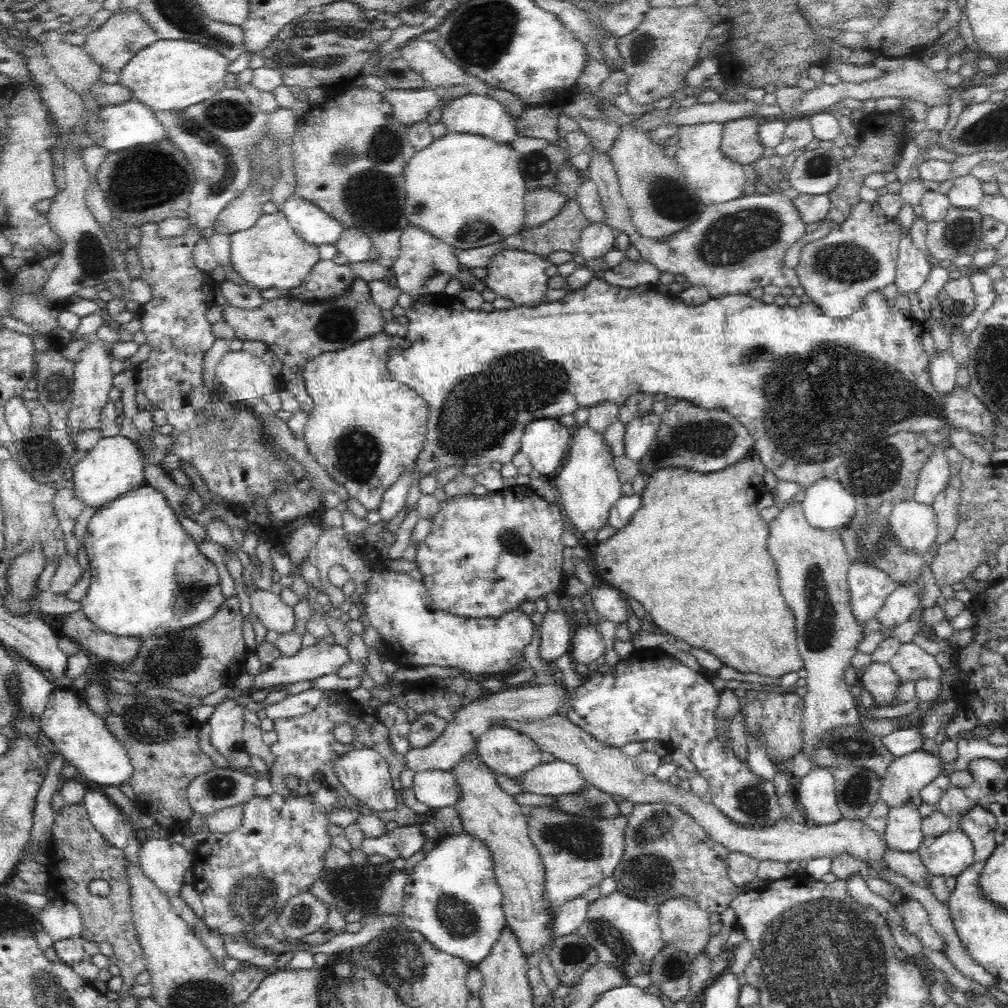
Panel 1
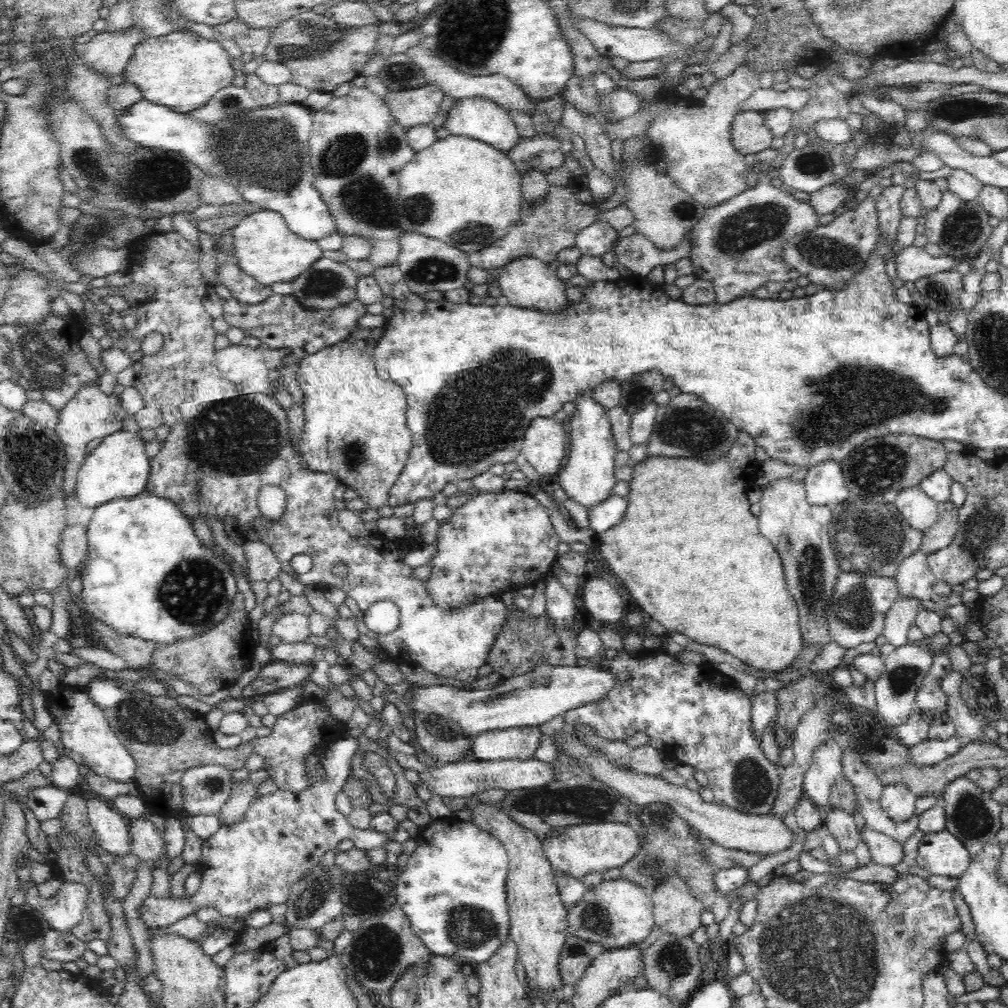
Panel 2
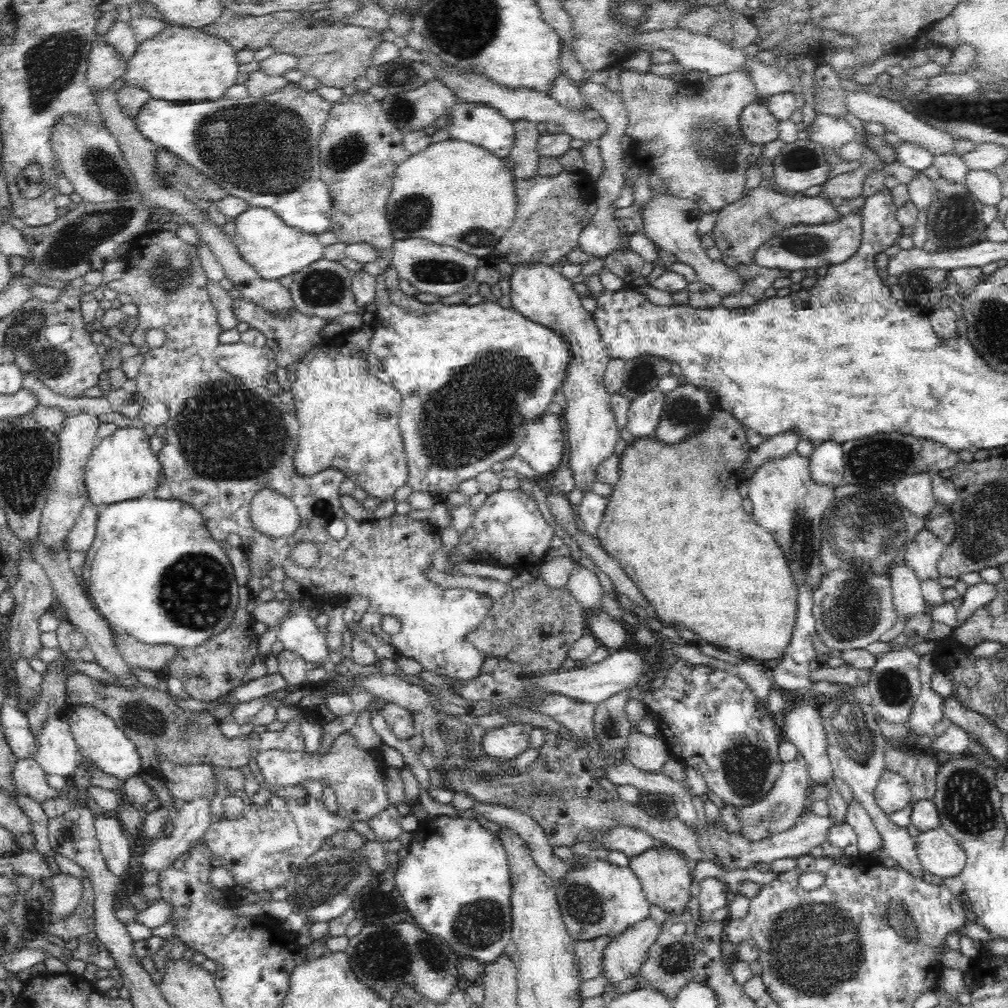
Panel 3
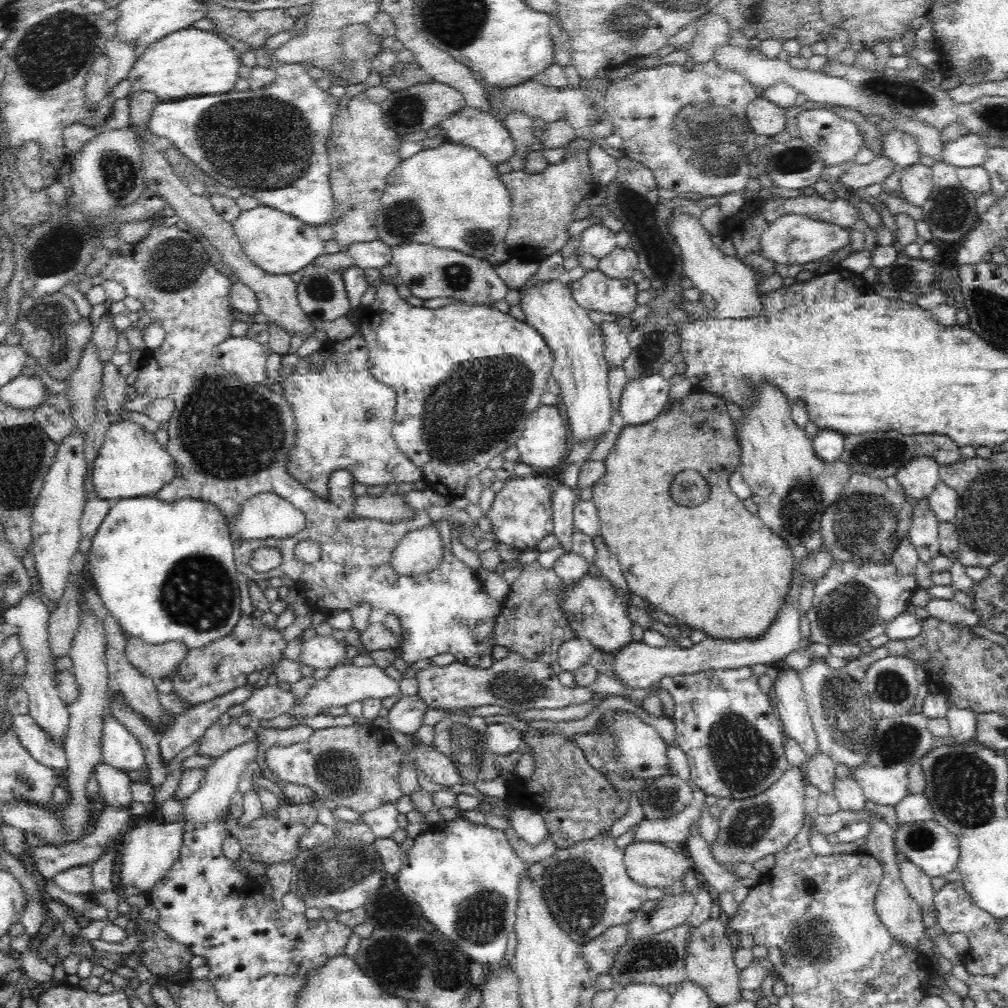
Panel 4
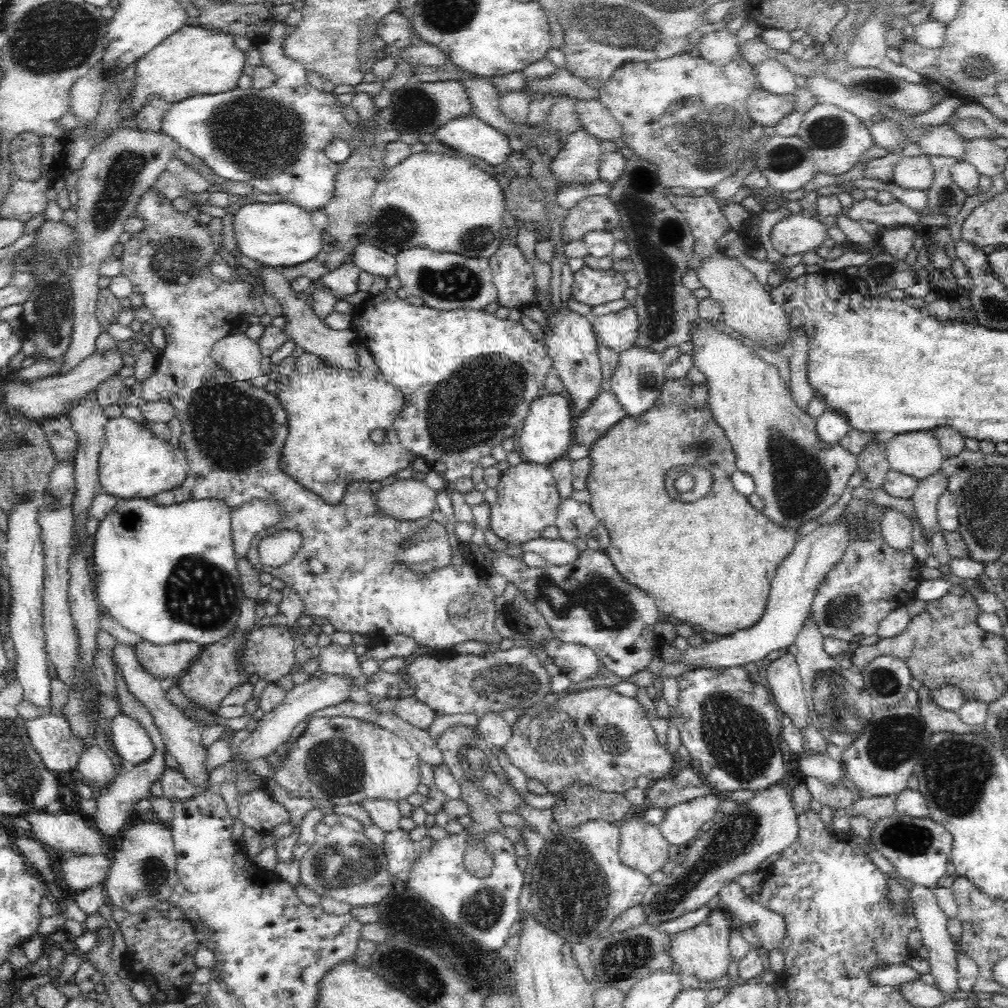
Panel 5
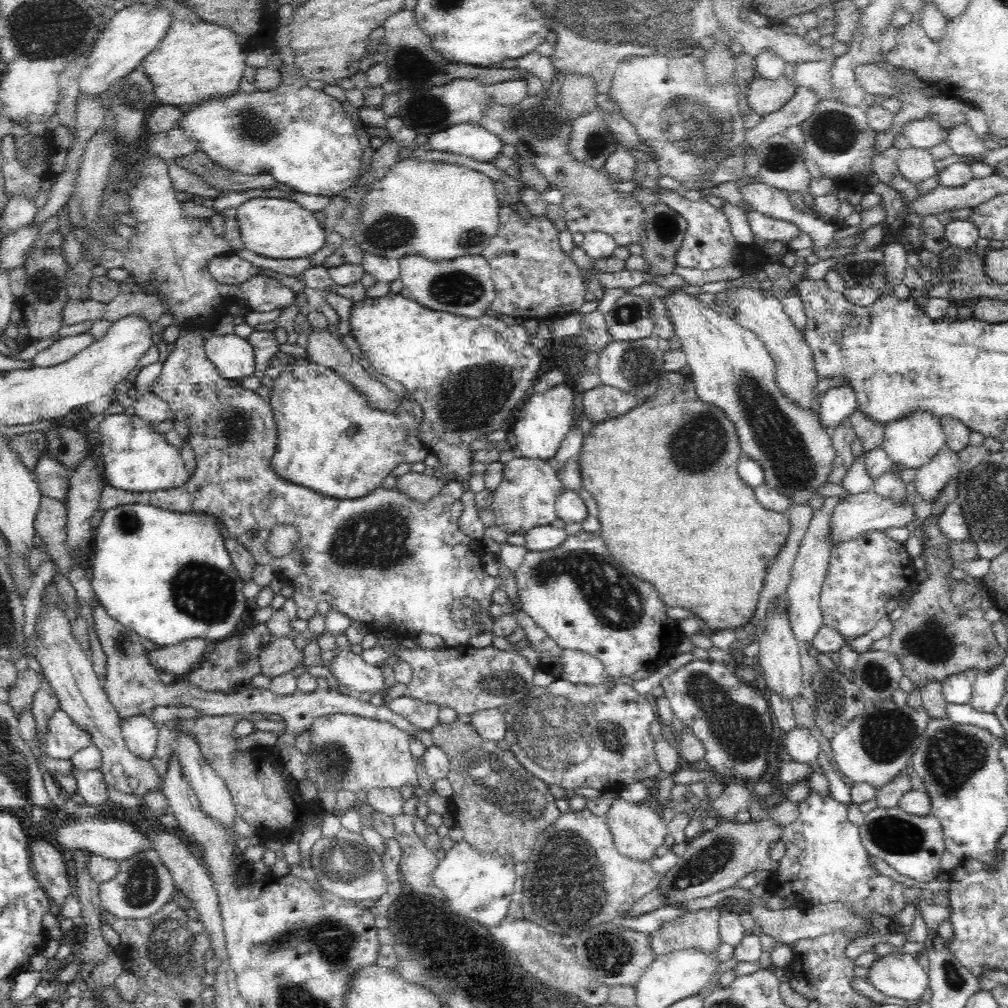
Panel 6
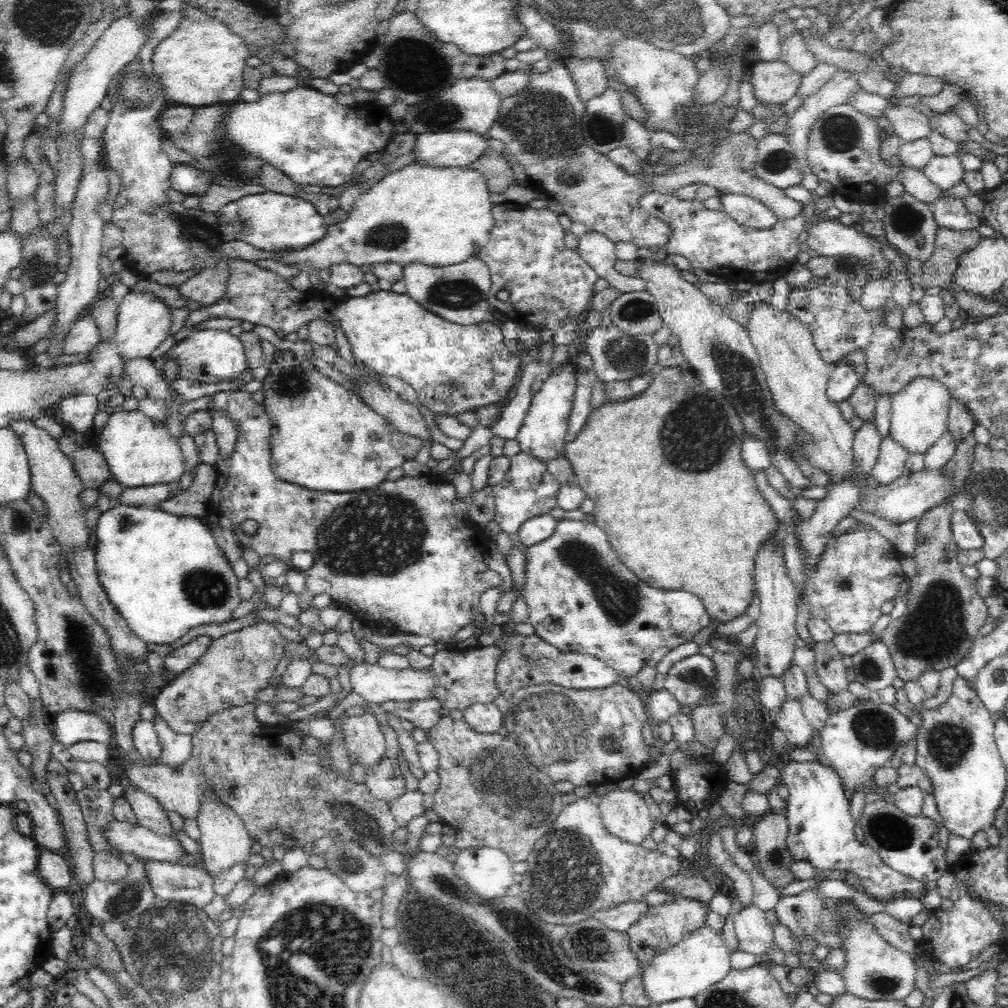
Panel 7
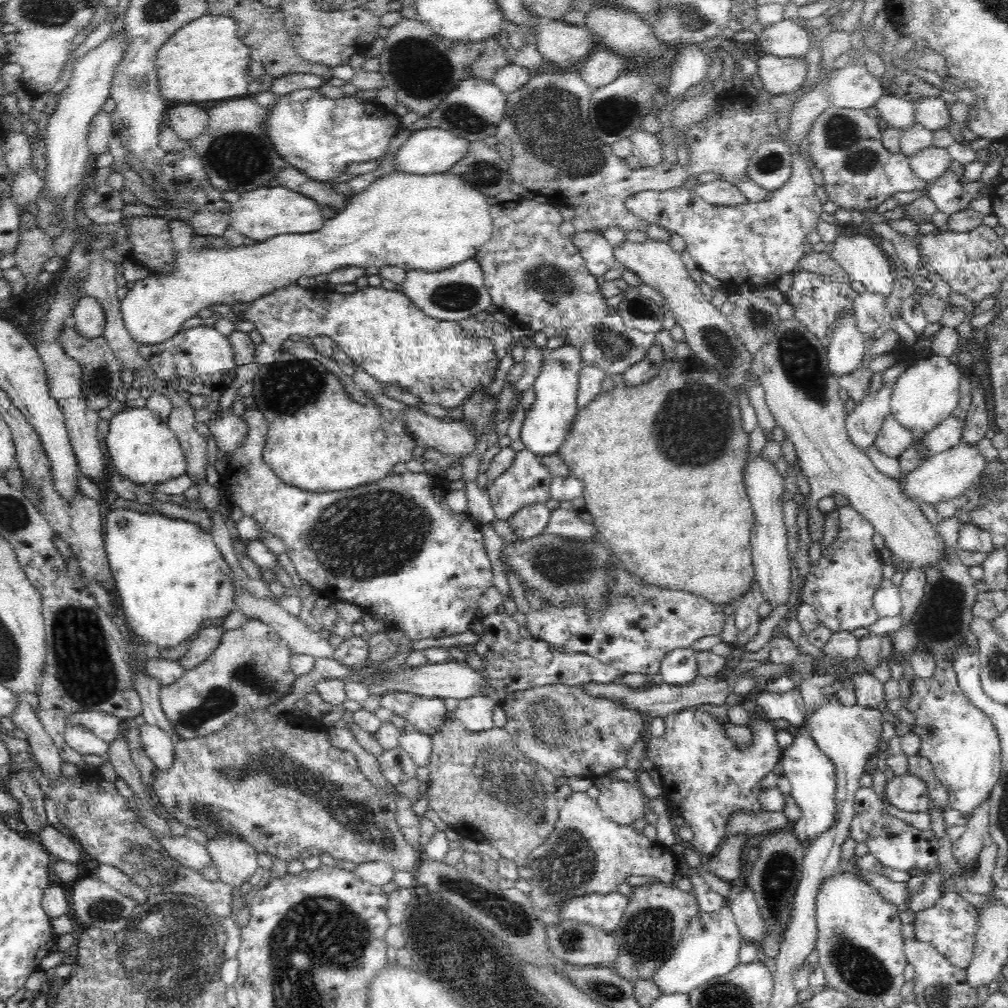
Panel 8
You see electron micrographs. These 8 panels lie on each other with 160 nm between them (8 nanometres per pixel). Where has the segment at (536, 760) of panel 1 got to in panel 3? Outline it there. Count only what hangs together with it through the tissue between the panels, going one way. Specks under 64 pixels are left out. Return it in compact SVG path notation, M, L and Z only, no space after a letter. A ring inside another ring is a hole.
M506 723L482 736L484 754L492 758L511 759L530 746L530 731L534 727L523 723Z

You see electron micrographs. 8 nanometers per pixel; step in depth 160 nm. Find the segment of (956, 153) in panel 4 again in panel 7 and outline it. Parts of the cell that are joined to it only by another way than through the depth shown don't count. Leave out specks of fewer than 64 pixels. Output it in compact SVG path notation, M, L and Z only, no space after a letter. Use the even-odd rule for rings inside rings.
M889 105L885 117L894 127L894 133L905 142L926 138L932 132L927 116L912 106Z

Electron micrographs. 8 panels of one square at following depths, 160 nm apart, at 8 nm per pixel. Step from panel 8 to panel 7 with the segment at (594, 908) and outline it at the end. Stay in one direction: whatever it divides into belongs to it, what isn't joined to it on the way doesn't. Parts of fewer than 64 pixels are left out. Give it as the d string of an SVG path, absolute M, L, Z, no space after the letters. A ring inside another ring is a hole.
M642 901L639 903L620 903L607 911L596 911L594 916L610 930L627 931L637 920L651 910L651 906Z

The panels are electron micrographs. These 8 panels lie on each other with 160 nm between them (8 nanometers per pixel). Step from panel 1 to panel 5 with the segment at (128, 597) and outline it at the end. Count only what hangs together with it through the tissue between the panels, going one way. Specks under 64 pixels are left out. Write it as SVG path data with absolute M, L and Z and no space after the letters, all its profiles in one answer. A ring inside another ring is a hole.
M118 499L116 506L100 521L97 531L95 532L94 542L94 580L96 580L96 588L98 595L96 600L111 617L114 617L129 631L140 635L144 641L156 645L166 645L187 641L188 643L196 643L202 648L210 646L226 638L232 631L236 629L237 621L240 615L240 606L242 600L246 598L243 594L242 586L238 574L238 560L235 548L233 547L233 534L231 525L232 509L224 501L216 499L206 500L184 500L180 504L158 505L149 499ZM174 602L178 602L180 608L188 608L188 612L180 612L180 614L194 614L190 618L174 618L172 610L168 610L168 604L172 606Z

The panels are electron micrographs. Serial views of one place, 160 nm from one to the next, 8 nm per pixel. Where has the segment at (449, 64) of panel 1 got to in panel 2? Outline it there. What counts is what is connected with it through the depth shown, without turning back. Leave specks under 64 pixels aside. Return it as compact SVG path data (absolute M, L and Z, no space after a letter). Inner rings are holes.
M419 44L409 48L406 53L410 57L410 60L422 69L429 85L440 88L446 95L454 96L456 100L486 98L496 102L496 104L508 112L520 111L530 116L539 106L539 102L526 96L518 84L511 82L508 80L508 77L504 77L503 75L494 74L484 77L462 73L453 66L446 64L440 57L434 56L427 48Z

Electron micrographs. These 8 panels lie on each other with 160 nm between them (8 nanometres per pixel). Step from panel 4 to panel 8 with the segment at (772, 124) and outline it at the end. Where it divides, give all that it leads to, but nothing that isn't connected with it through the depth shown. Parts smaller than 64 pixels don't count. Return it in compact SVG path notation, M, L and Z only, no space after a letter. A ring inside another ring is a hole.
M766 53L757 61L757 73L770 95L795 92L804 85L808 66L804 58L780 58Z

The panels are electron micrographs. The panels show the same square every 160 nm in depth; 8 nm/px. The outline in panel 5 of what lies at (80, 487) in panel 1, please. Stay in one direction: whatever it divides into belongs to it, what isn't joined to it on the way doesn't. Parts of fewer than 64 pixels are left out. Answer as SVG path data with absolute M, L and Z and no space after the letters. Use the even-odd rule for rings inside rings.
M123 415L107 420L104 444L99 454L101 492L120 499L149 499L159 492L181 485L187 472L188 459L184 451L156 438L148 426Z

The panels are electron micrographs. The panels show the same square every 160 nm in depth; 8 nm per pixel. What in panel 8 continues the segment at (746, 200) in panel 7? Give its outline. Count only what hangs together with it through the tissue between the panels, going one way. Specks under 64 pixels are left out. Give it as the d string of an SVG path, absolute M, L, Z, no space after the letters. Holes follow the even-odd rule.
M724 179L696 183L693 191L710 204L720 205L721 207L740 207L748 202L739 188Z

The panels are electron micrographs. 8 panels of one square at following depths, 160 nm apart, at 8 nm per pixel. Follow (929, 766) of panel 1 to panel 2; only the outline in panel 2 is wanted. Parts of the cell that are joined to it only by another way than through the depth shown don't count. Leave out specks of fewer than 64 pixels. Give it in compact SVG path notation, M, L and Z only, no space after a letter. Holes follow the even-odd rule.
M958 735L946 740L928 738L910 749L910 759L916 767L932 766L956 754L960 750L960 746L962 746L962 742Z

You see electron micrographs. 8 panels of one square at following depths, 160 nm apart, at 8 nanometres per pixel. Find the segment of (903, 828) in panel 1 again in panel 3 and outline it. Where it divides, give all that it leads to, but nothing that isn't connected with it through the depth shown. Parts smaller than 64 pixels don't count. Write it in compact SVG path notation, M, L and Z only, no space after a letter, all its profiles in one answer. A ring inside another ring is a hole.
M886 768L878 779L873 795L876 804L886 814L902 810L913 801L910 783L898 773Z

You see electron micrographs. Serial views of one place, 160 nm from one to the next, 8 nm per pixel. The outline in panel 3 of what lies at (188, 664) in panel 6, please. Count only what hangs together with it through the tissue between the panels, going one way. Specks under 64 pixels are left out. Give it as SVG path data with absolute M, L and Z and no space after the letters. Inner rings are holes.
M125 633L115 634L115 645L122 658L132 668L144 668L165 675L165 667L176 656L178 647L140 643Z

